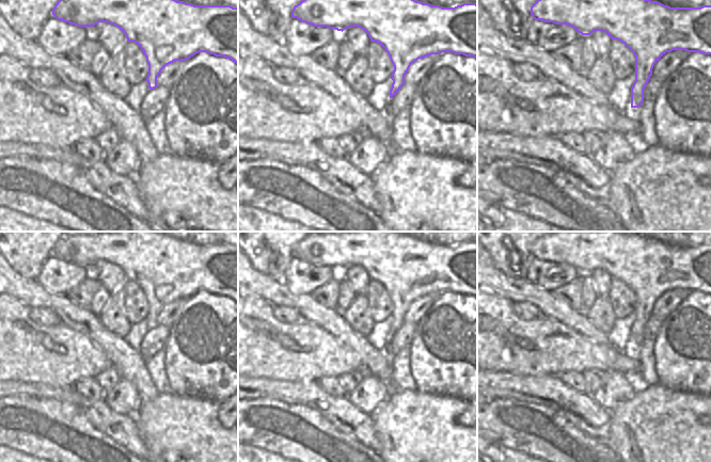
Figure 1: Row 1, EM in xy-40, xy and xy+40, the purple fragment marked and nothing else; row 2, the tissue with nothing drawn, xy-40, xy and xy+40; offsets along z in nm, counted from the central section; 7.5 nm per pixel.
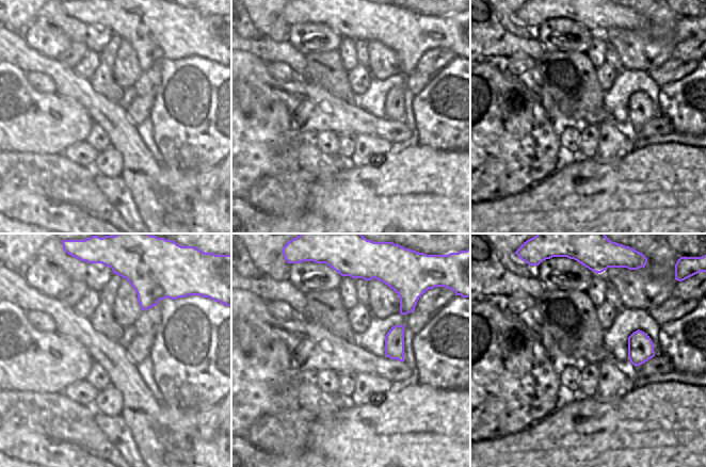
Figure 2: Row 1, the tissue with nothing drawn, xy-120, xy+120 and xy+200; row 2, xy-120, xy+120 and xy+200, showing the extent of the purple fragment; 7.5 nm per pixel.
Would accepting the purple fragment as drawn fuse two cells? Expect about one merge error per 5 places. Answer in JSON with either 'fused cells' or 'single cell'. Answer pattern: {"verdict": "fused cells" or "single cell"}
{"verdict": "single cell"}

